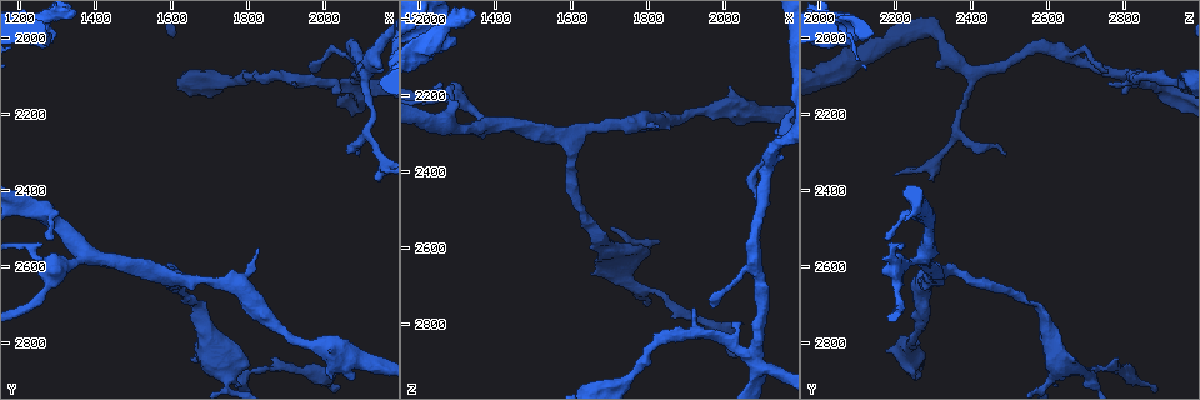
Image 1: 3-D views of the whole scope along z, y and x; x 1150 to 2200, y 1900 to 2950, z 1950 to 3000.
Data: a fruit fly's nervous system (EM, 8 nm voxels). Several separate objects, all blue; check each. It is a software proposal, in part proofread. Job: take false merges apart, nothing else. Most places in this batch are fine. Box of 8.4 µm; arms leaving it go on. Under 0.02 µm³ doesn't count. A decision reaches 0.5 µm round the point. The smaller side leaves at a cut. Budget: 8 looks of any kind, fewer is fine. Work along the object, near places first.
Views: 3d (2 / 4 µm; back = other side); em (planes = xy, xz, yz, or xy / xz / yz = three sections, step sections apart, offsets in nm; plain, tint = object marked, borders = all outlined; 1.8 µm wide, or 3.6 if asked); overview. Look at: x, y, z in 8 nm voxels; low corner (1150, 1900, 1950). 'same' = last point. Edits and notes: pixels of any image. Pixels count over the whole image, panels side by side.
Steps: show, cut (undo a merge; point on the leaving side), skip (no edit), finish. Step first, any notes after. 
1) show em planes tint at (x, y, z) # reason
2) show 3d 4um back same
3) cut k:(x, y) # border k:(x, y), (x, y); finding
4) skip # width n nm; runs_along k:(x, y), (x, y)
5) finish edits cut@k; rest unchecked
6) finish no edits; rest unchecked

show em planes borders at (2110, 2085, 2395) # branch point

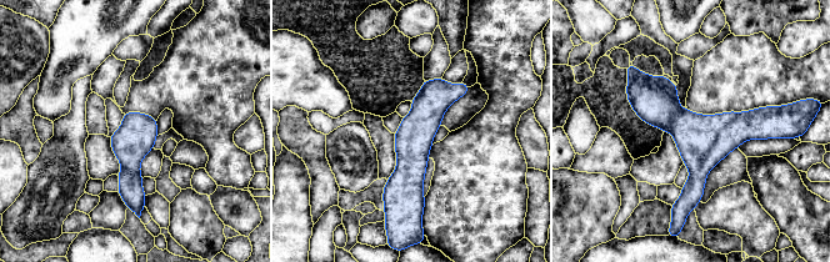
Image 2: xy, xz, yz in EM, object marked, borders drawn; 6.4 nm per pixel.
skip # runs_along 2:(629, 90), (685, 126), (766, 124); continuous, no second neuron

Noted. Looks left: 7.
show em 3.6um planes tint at (1750, 2110, 2940) # sudden change in width

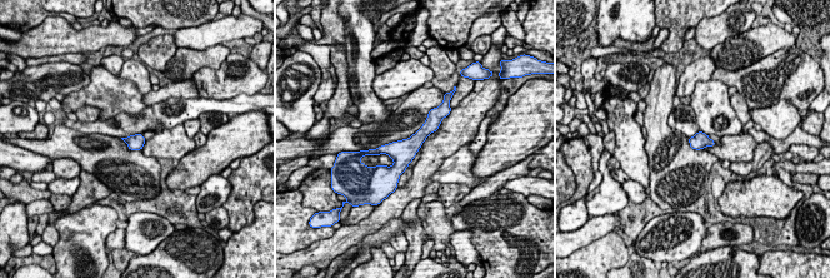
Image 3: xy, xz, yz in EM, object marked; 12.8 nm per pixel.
skip # width 190 nm; all the same neuron

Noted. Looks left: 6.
show em xy step 4 tint at (2080, 2110, 2865)

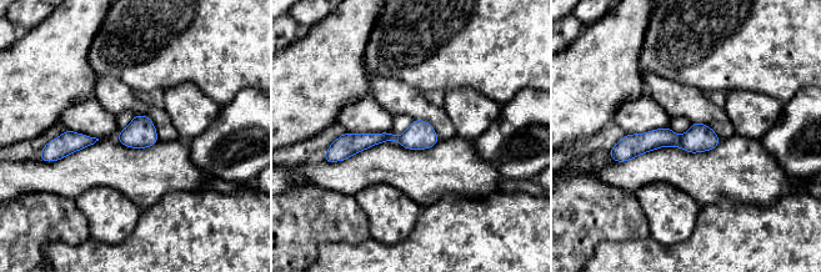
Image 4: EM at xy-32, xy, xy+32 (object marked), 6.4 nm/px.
show em planes tint same # another direction

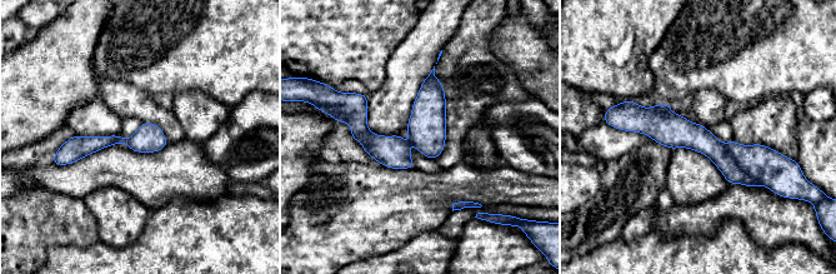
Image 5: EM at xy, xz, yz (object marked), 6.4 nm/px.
cut 5:(770, 168) # border 5:(722, 144), (732, 159), (761, 184); a second neuron is stuck on

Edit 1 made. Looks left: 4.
finish edits cut@5; rest unchecked

